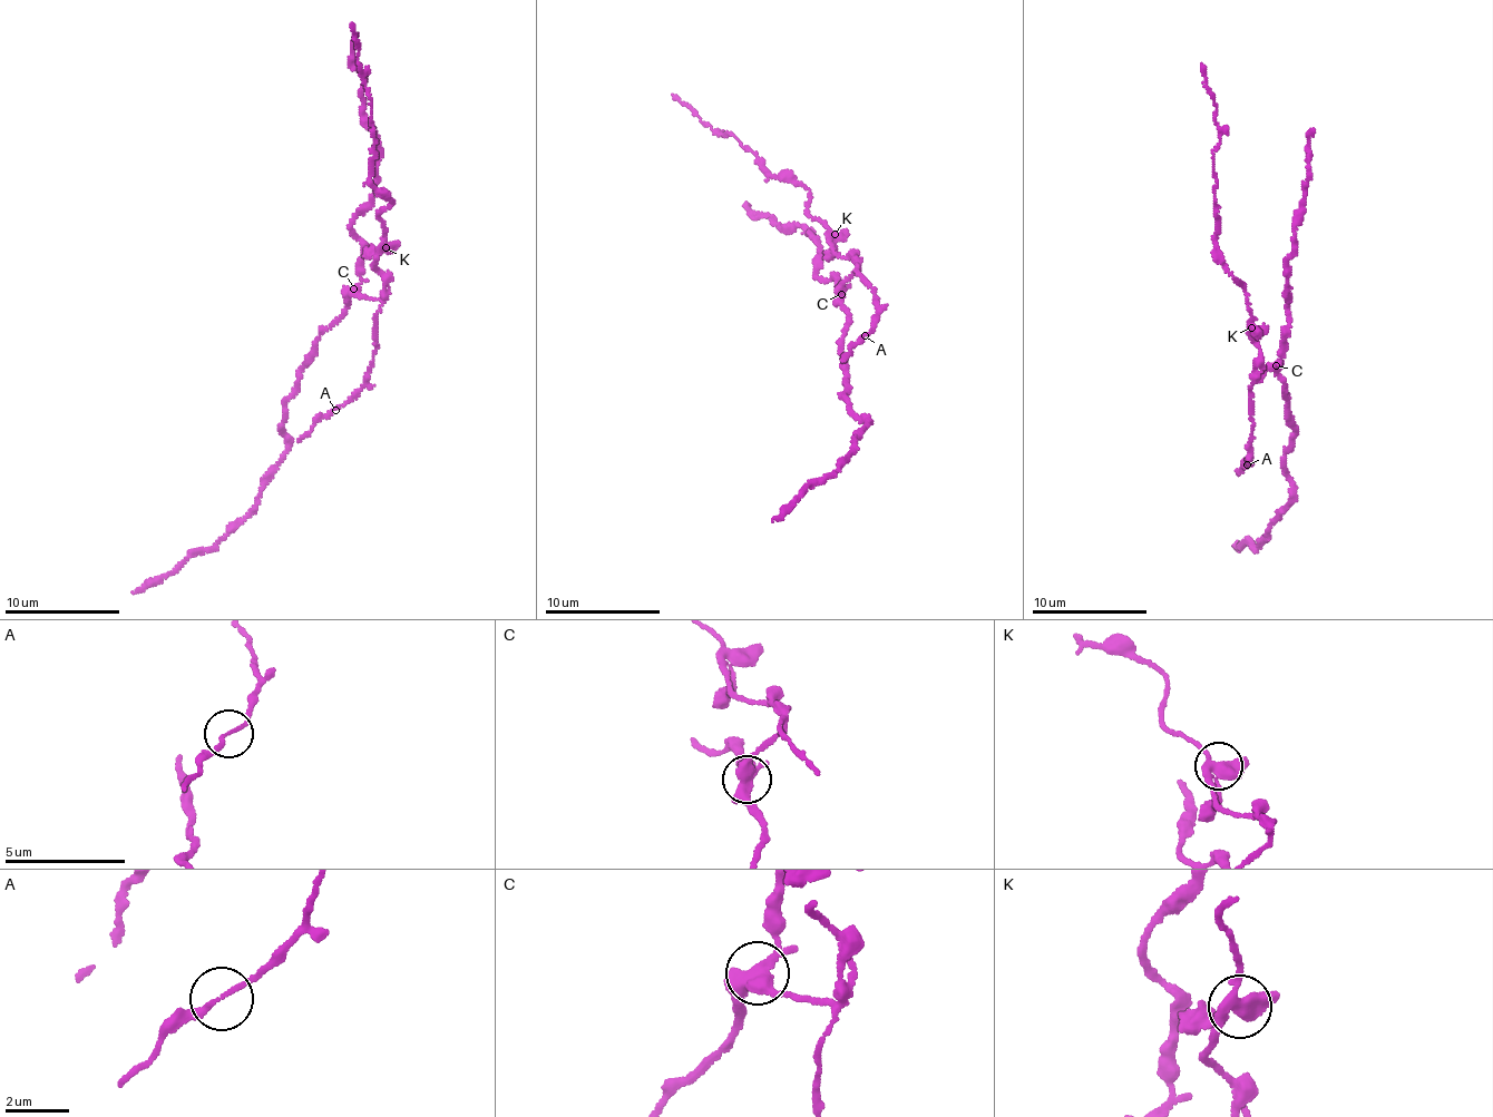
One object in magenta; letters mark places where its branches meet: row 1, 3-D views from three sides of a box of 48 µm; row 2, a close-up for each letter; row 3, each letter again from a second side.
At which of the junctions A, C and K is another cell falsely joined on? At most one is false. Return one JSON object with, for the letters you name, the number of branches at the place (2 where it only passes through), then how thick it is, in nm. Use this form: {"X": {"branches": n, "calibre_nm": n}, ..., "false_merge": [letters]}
{"C": {"branches": 4, "calibre_nm": 400}, "false_merge": ["C"]}

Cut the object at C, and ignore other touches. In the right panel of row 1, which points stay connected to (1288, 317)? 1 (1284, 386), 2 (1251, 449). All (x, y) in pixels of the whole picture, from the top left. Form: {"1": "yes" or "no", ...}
{"1": "yes", "2": "no"}

